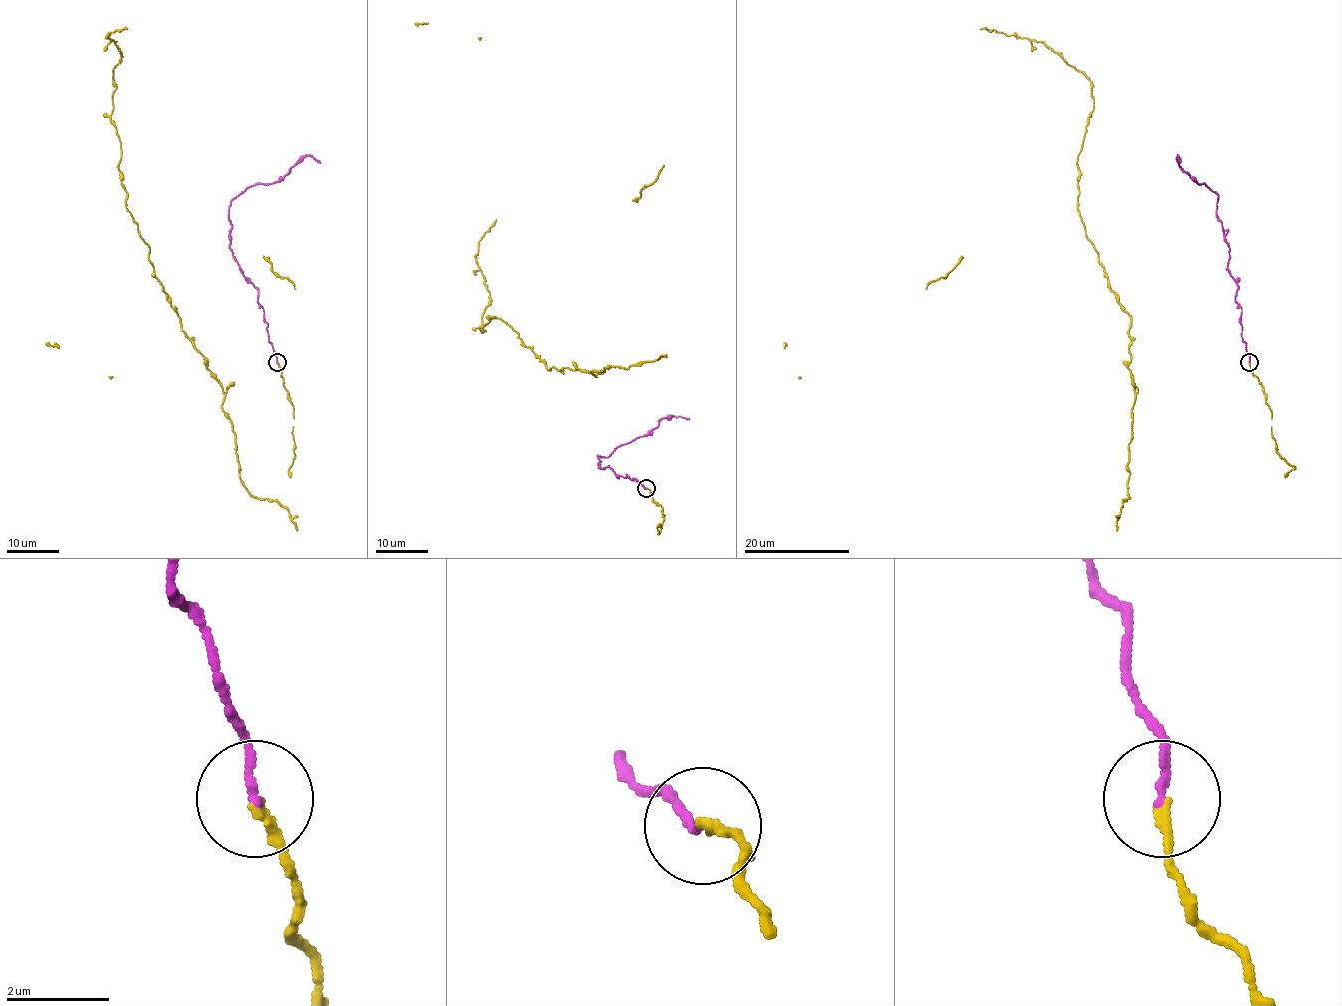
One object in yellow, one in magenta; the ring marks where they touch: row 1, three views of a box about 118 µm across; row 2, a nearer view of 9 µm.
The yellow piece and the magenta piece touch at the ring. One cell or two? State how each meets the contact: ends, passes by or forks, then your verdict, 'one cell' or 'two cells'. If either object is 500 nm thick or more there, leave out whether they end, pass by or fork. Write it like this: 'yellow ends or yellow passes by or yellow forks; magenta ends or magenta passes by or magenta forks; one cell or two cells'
yellow ends; magenta ends; one cell

